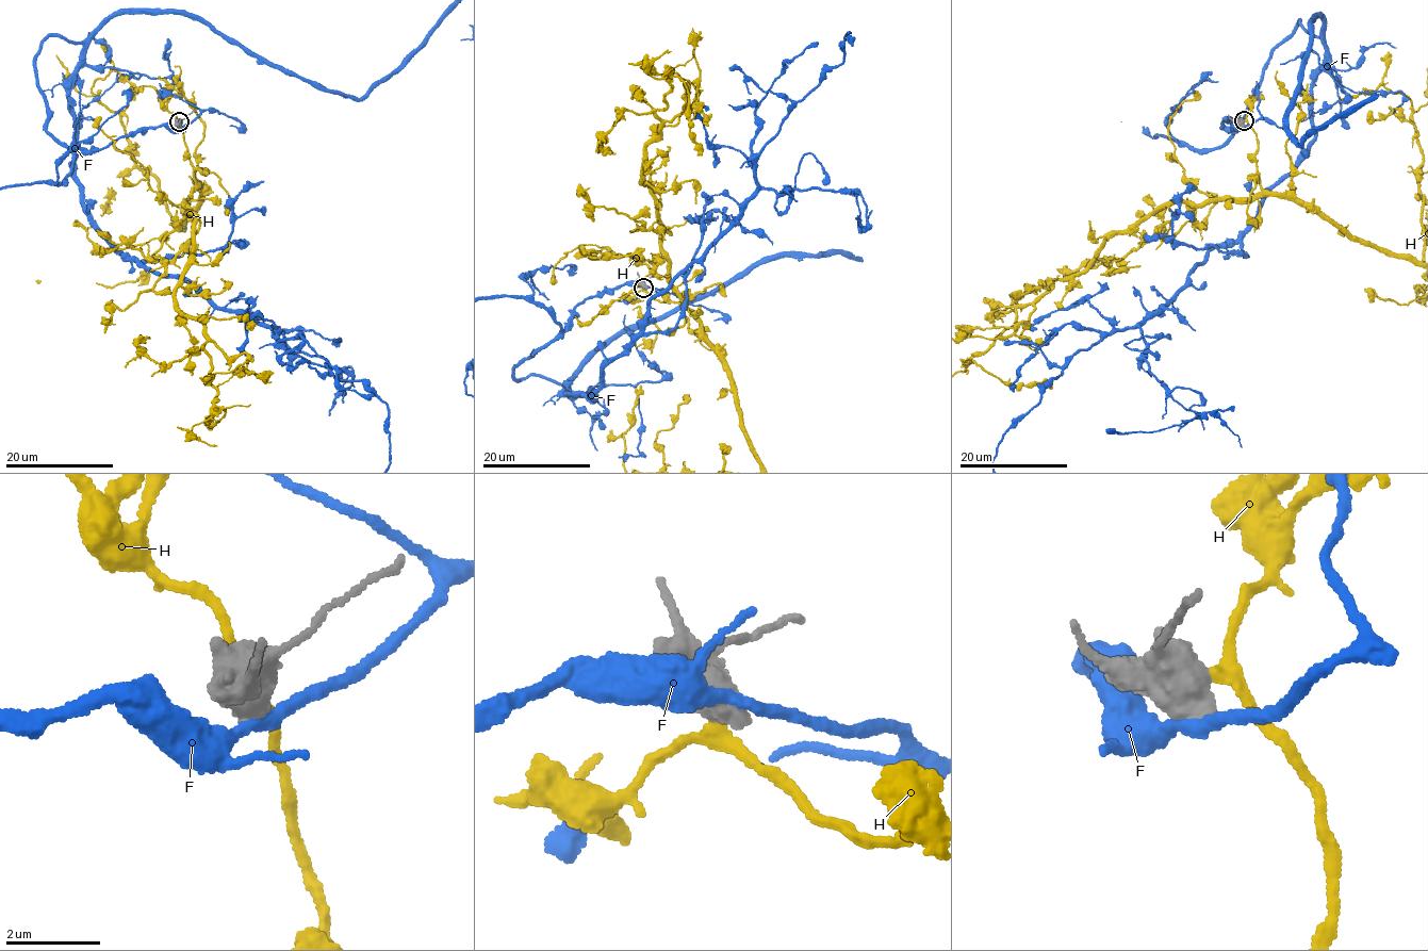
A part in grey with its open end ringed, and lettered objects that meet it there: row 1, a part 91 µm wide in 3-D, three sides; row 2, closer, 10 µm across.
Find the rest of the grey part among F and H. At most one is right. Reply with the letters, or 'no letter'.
H

